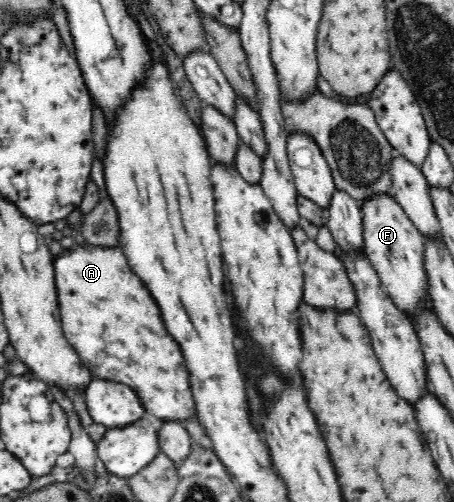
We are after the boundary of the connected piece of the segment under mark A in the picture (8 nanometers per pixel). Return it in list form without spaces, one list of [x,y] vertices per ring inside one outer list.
[[[74,244],[54,256],[52,265],[64,335],[93,378],[130,385],[156,424],[195,415],[182,353],[166,333],[154,299],[132,271],[124,250],[119,245]]]

